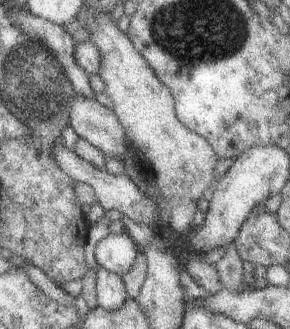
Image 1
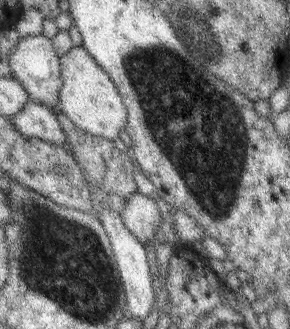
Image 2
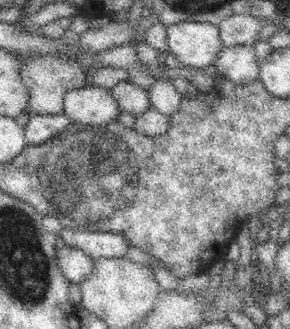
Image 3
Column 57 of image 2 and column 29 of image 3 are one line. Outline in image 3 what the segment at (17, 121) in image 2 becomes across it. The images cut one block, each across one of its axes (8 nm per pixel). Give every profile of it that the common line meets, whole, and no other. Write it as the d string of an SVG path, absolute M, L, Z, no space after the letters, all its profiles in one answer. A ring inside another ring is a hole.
M32 114L30 122L24 128L26 142L28 146L42 146L48 140L54 140L56 136L66 132L70 124L74 124L74 120L70 120L66 114L60 114L60 116L34 116Z

